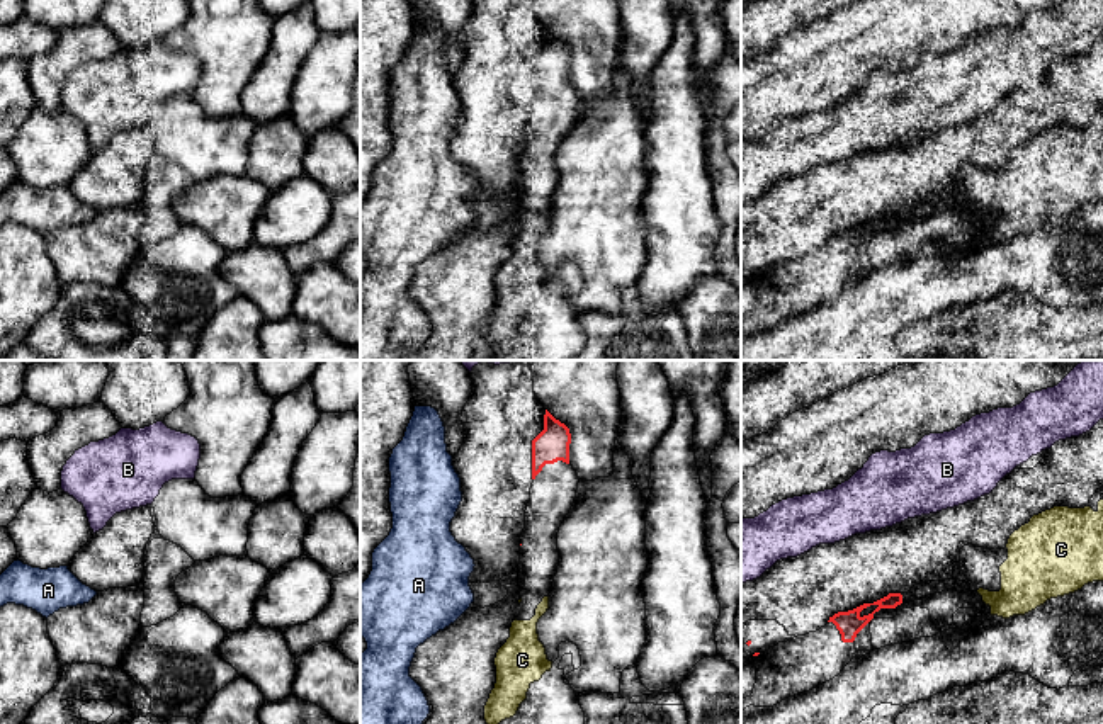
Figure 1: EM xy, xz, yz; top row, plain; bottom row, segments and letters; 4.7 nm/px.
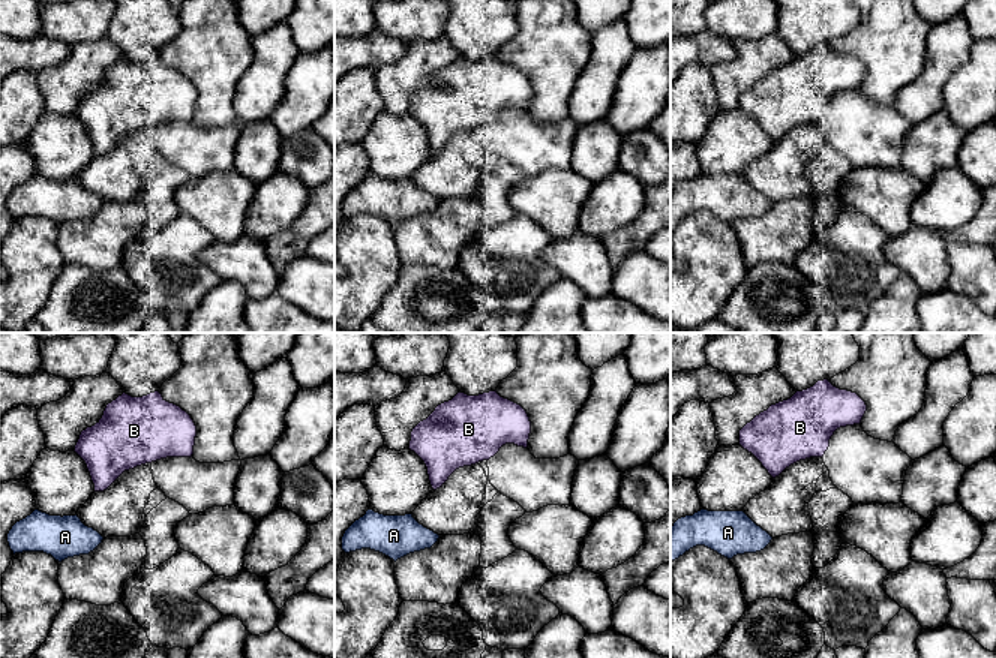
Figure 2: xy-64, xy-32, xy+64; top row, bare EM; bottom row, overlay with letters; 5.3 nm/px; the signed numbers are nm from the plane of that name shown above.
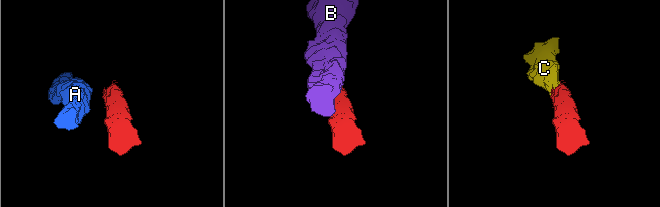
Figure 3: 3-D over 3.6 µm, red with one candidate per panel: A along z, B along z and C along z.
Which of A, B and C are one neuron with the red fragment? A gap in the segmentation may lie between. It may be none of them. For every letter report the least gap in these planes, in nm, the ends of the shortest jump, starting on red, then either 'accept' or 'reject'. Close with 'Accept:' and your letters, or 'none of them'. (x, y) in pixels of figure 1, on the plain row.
A: gap 240 nm; span xz (520, 164), (473, 179); reject
B: gap 280 nm; span yz (748, 260), (745, 201); reject
C: gap 260 nm; span xz (520, 164), (520, 218); accept
Accept: C

